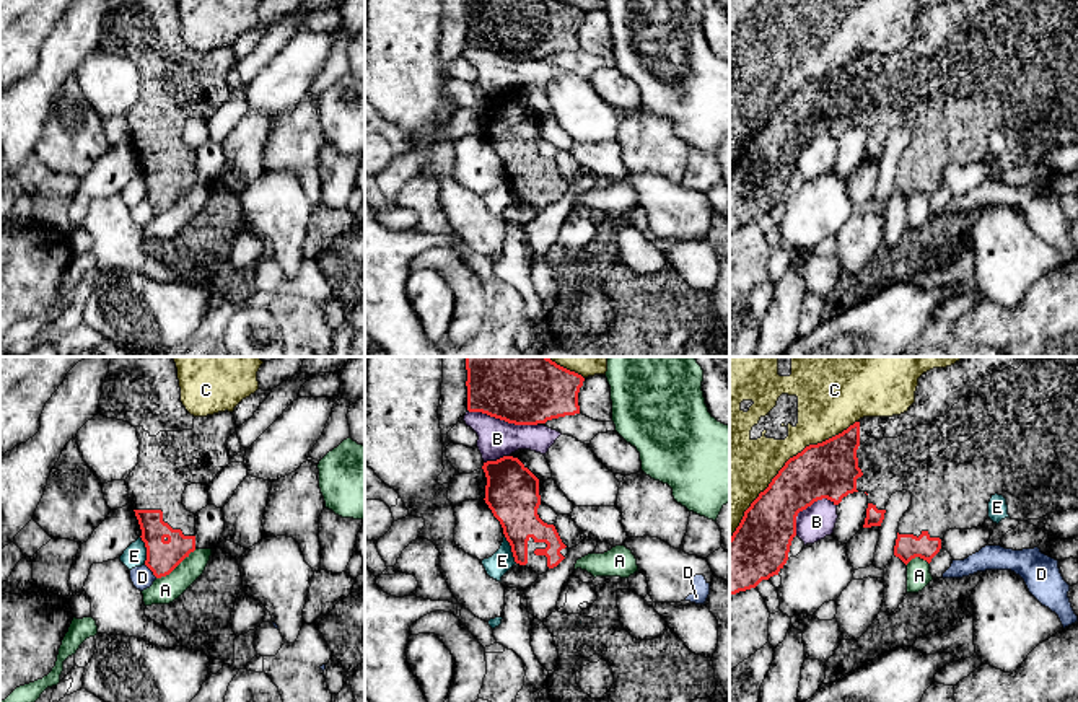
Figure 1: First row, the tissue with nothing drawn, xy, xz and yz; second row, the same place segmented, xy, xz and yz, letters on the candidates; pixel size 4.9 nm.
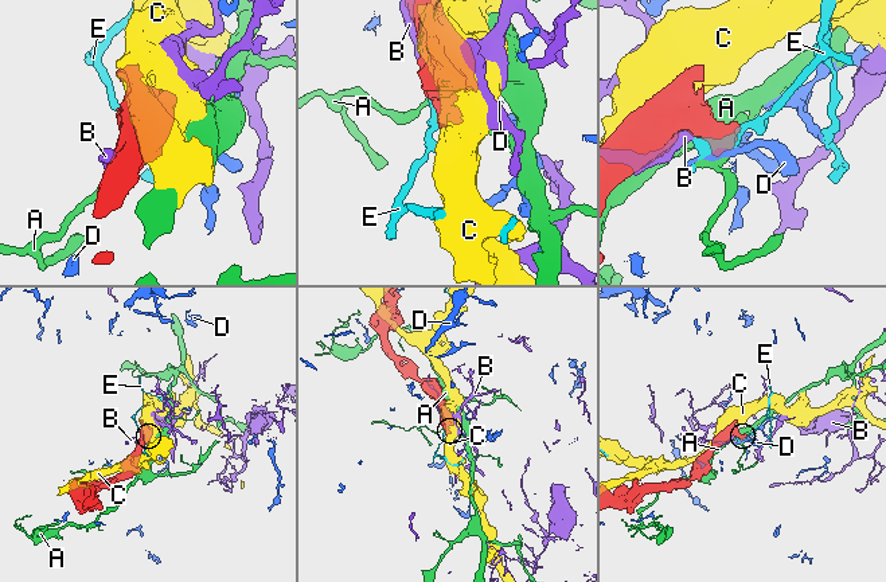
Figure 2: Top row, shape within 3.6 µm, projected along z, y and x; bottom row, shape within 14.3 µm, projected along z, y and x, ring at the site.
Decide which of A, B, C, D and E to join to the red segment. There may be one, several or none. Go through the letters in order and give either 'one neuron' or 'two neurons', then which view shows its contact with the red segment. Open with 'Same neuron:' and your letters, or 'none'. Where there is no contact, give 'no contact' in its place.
Same neuron: none
A: two neurons; contact in xy
B: two neurons; contact in xz
C: two neurons; contact in yz
D: two neurons; contact in xy
E: two neurons; contact in xy

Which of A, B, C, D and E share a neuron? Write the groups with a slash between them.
A / B / C / D / E

